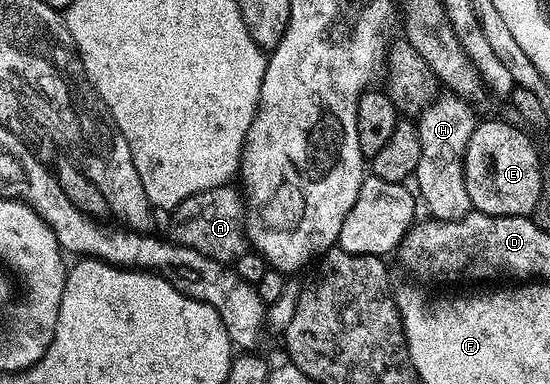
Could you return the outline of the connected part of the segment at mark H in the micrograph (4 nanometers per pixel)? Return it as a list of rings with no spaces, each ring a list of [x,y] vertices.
[[[444,96],[416,119],[422,159],[413,181],[418,182],[417,193],[420,198],[422,193],[422,198],[426,201],[426,210],[430,213],[427,215],[440,222],[458,222],[472,210],[466,187],[466,173],[462,167],[466,146],[476,125],[476,117],[470,110],[473,110],[471,103],[453,96]]]

